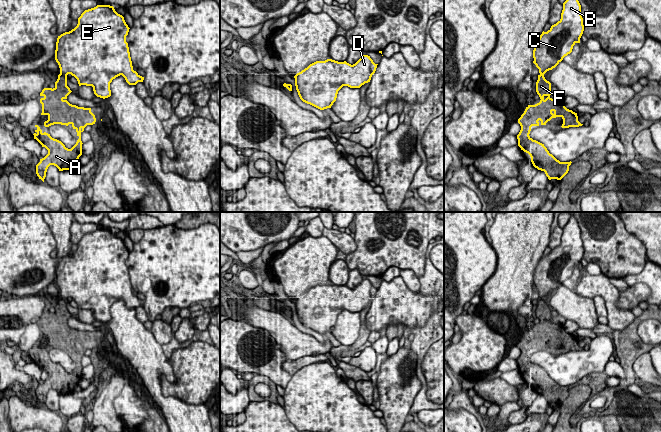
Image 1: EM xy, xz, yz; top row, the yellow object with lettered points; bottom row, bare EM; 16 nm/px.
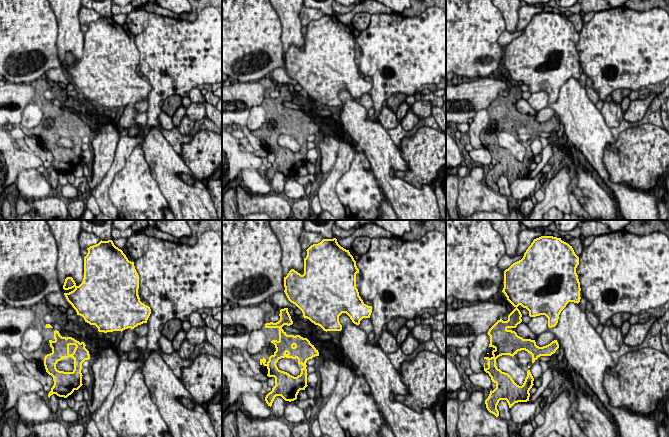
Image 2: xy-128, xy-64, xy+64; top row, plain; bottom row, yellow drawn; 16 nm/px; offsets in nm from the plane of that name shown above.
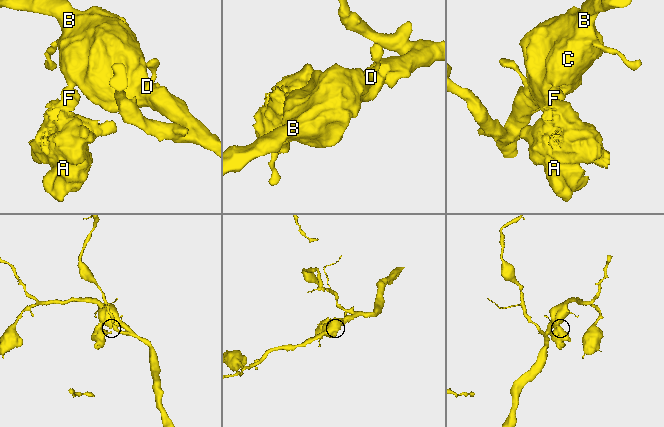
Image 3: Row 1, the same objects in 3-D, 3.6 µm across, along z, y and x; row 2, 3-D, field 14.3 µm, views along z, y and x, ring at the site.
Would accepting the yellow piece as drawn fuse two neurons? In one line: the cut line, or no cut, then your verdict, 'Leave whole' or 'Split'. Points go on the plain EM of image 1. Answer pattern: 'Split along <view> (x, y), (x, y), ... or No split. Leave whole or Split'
Split along xy (60, 297), (66, 300). Split

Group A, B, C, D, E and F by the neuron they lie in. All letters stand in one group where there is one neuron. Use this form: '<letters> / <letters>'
A F / B C D E

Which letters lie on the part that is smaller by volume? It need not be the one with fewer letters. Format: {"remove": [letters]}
{"remove": ["A", "F"]}

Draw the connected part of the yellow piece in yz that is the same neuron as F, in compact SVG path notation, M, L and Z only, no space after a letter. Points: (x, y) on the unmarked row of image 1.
M543 298L538 299L536 316L540 326L535 329L528 329L518 343L521 354L517 359L518 370L531 381L535 392L544 395L549 404L561 404L569 395L570 386L560 386L549 377L544 368L533 364L529 358L532 350L546 349L552 342L563 343L562 352L582 350L578 345L577 337L565 331L564 325L554 324L551 319L551 307Z

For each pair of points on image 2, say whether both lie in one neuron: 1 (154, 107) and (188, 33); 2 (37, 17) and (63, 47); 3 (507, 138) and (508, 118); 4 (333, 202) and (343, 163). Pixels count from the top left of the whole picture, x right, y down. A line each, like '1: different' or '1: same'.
1: same
2: different
3: different
4: same

